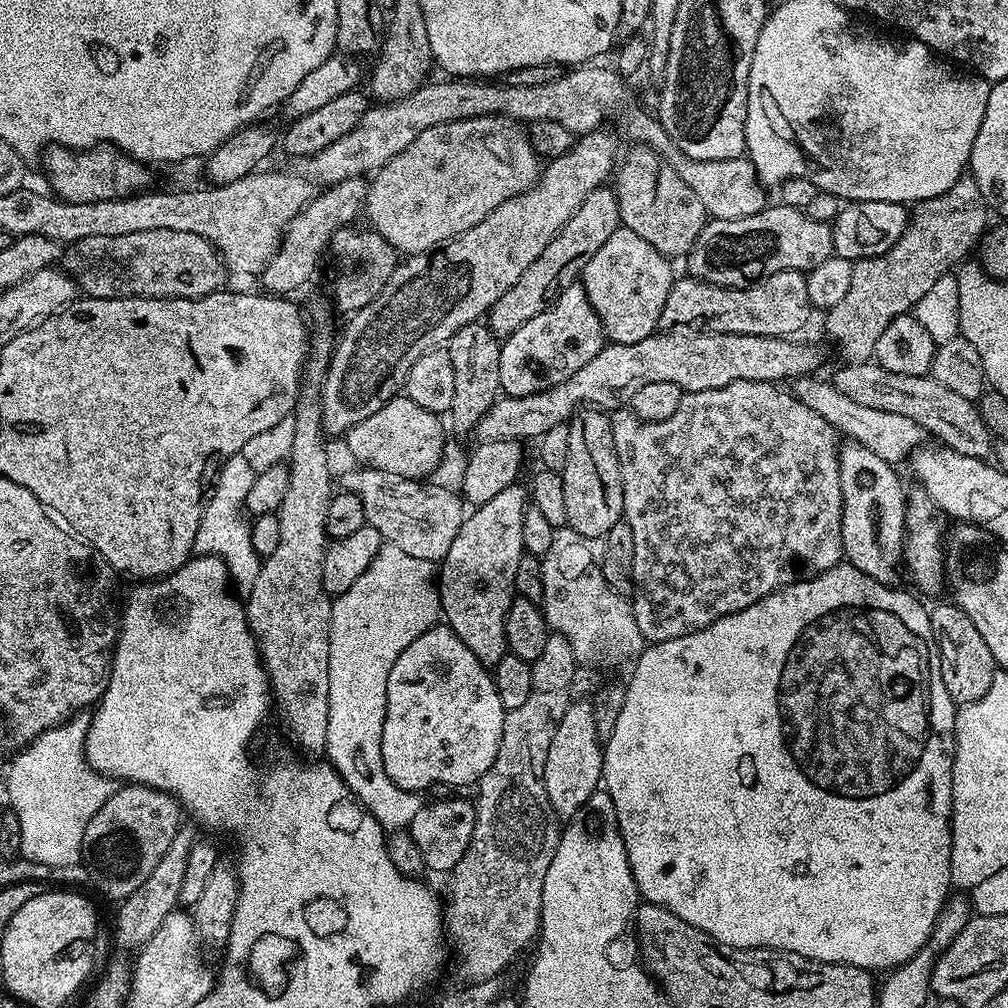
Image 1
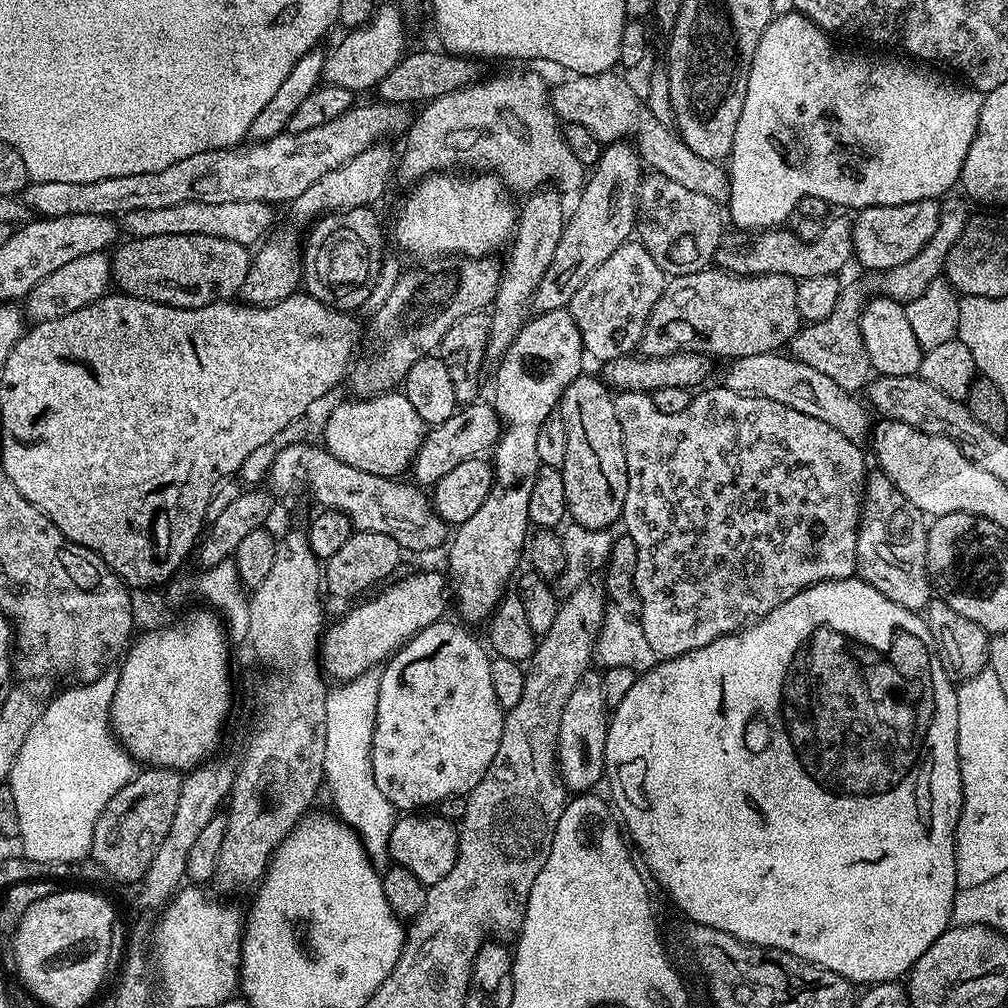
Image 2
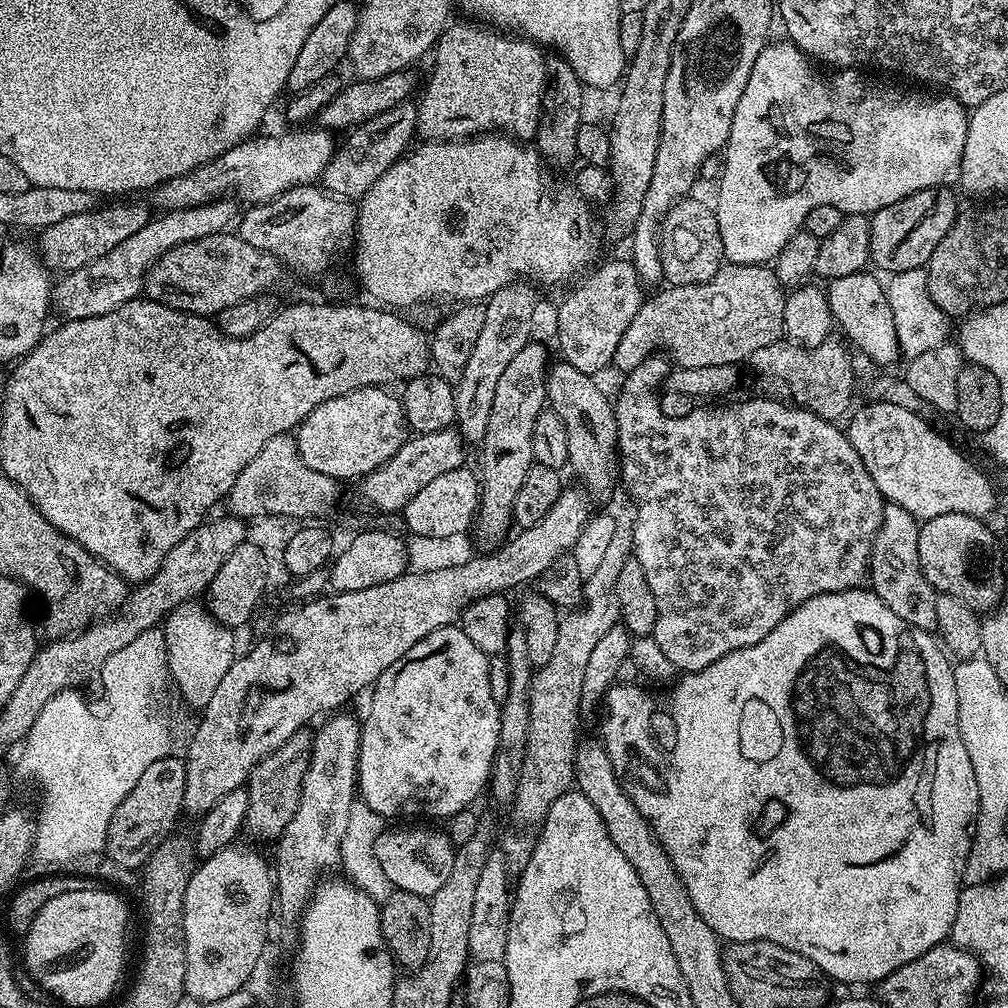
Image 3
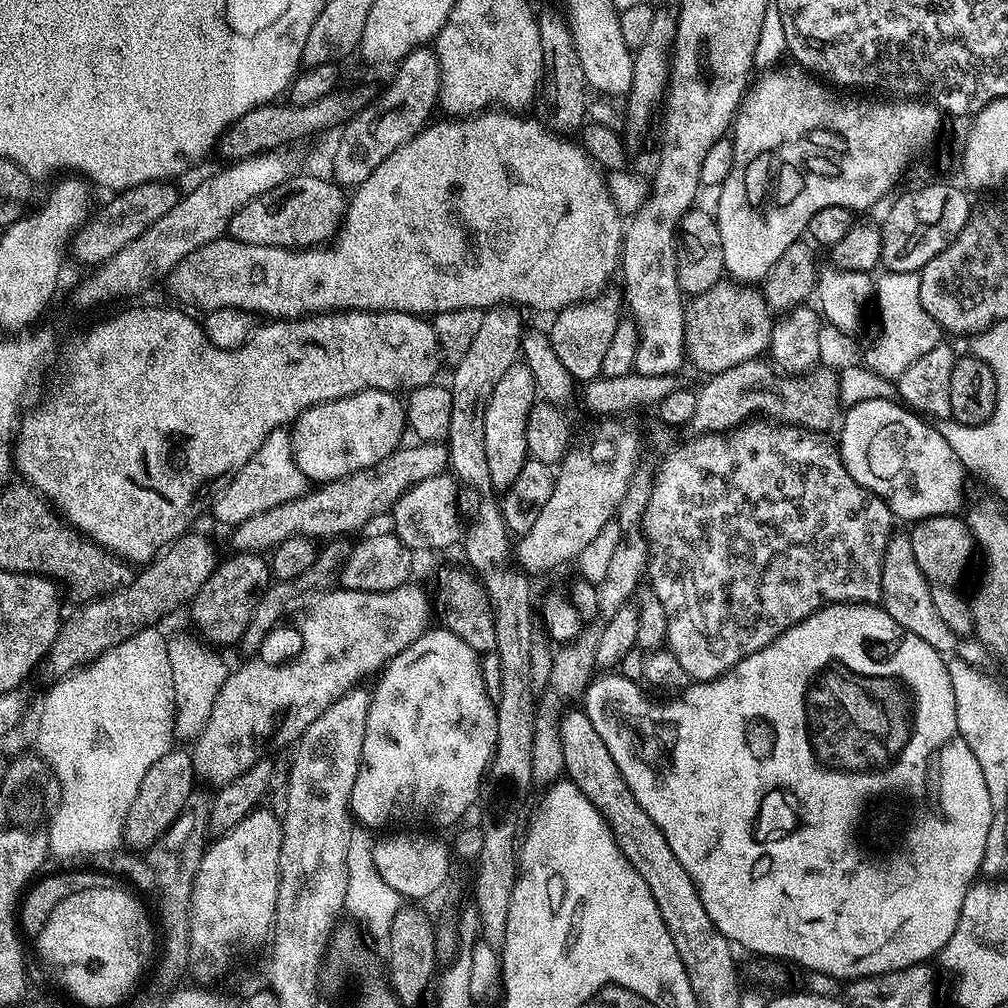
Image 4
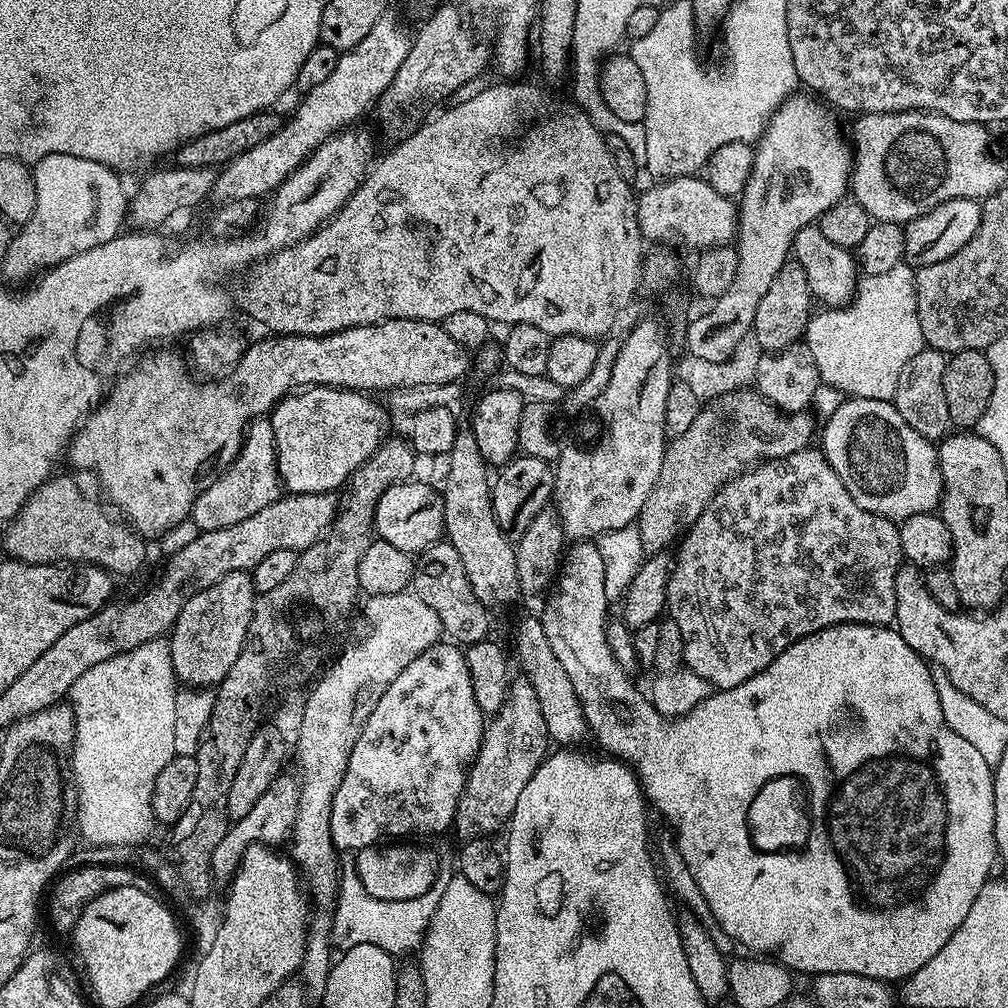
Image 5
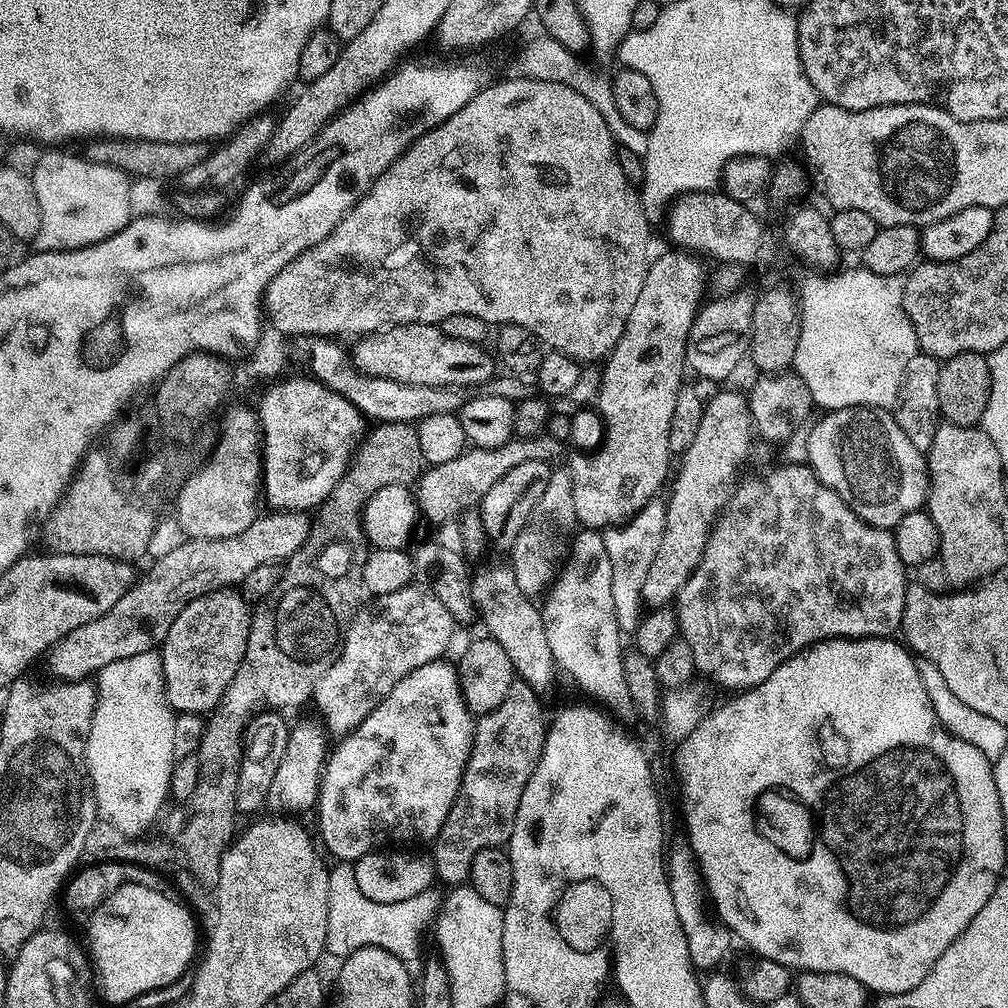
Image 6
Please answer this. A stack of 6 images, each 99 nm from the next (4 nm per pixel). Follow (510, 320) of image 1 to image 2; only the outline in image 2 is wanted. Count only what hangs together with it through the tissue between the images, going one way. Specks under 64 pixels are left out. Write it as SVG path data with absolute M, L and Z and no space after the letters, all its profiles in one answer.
M617 142L607 145L601 151L600 161L591 169L590 175L584 181L584 189L580 191L575 201L576 209L573 212L571 209L567 217L562 238L558 242L558 250L554 250L552 265L538 282L538 290L534 290L531 306L533 313L553 312L559 308L567 308L574 294L578 294L578 286L582 286L582 282L586 282L586 278L590 278L590 274L598 270L598 266L602 266L602 262L606 262L606 258L610 258L610 254L614 254L618 246L629 243L631 236L628 235L633 235L636 226L636 195L642 179L640 168L642 169L640 153L631 143Z

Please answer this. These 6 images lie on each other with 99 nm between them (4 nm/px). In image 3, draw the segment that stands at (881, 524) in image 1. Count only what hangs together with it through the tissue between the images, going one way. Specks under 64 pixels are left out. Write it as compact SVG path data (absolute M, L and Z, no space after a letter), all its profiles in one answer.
M888 502L884 505L882 526L872 539L872 558L870 561L870 588L902 618L902 622L910 622L910 626L918 626L925 630L936 627L934 602L937 591L926 582L918 562L918 534L920 524L916 517L911 516L902 506Z

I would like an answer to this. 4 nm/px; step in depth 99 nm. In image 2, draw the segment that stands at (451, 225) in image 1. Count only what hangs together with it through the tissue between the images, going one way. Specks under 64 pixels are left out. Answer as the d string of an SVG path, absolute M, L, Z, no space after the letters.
M504 72L489 80L481 78L466 88L427 101L415 113L403 140L404 153L398 156L398 176L407 182L423 180L425 176L445 170L483 170L499 177L512 194L539 192L549 182L556 182L552 180L561 180L572 198L579 197L584 189L586 165L565 142L558 117L550 107L549 85L544 85L543 78L536 72Z

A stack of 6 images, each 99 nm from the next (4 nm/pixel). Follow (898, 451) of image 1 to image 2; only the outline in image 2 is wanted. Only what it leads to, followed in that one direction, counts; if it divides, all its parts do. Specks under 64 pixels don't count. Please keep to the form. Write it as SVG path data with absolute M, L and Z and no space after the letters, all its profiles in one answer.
M780 352L738 356L729 359L725 364L728 365L724 368L723 387L738 394L761 396L770 398L770 402L782 402L782 406L790 406L790 410L798 410L801 414L810 414L810 418L819 418L826 422L826 426L834 426L838 434L846 434L846 438L857 442L863 441L863 436L865 439L869 435L869 409L864 409L853 393L842 390L842 386L838 386L834 378L826 378L822 370L814 370L814 366Z

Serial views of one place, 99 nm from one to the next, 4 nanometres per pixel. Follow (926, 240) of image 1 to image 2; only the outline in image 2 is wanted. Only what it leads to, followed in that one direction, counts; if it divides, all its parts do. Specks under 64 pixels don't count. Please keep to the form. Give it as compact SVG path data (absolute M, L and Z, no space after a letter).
M963 199L952 200L946 203L940 210L940 225L934 230L934 238L926 242L926 246L910 262L902 266L894 266L885 272L872 272L864 274L860 284L845 283L838 294L838 300L829 316L811 326L801 327L800 331L790 341L790 352L795 359L814 366L814 370L822 370L826 378L834 378L842 390L856 394L869 383L870 365L866 346L862 342L860 333L860 314L864 311L864 305L875 296L889 296L891 300L907 302L913 300L930 286L930 282L941 279L944 271L944 263L962 230L968 224L970 215L969 205Z

